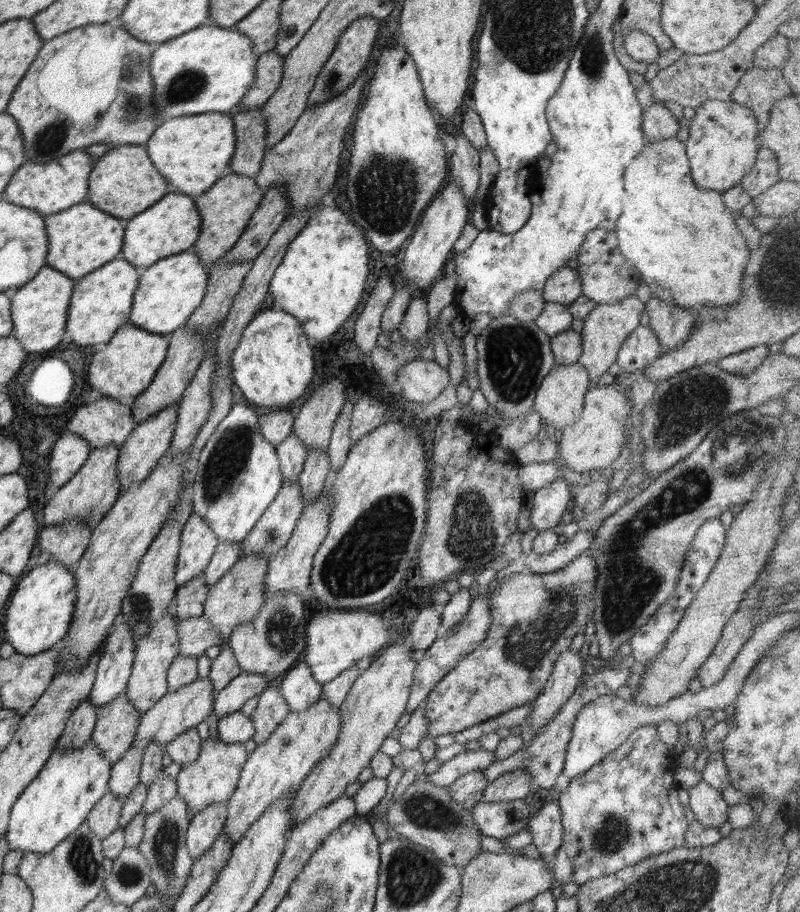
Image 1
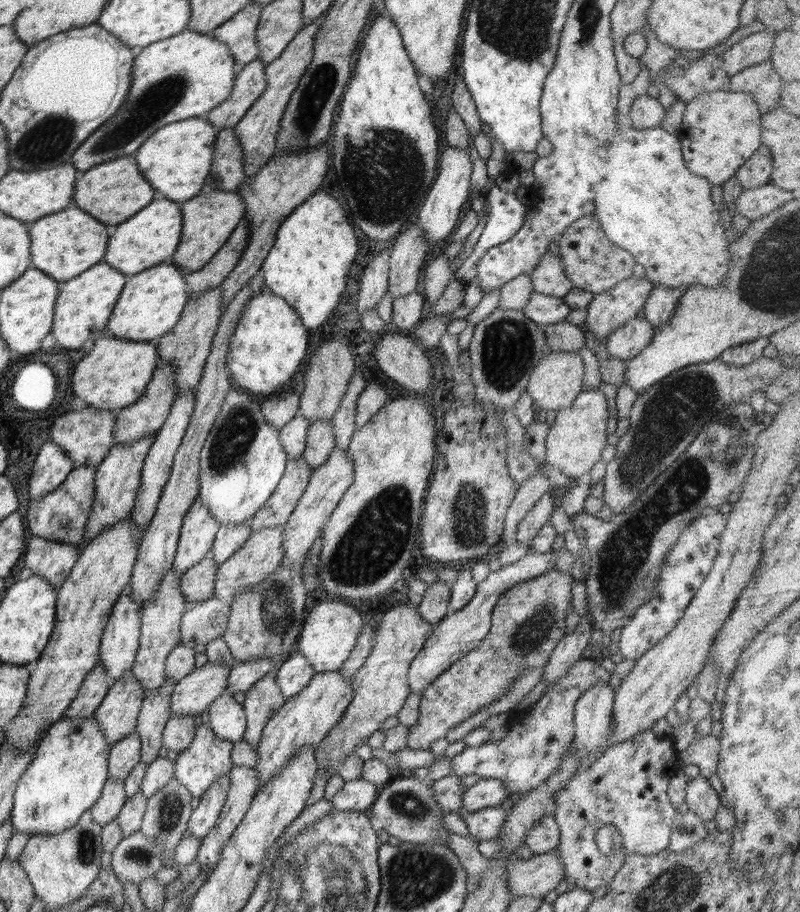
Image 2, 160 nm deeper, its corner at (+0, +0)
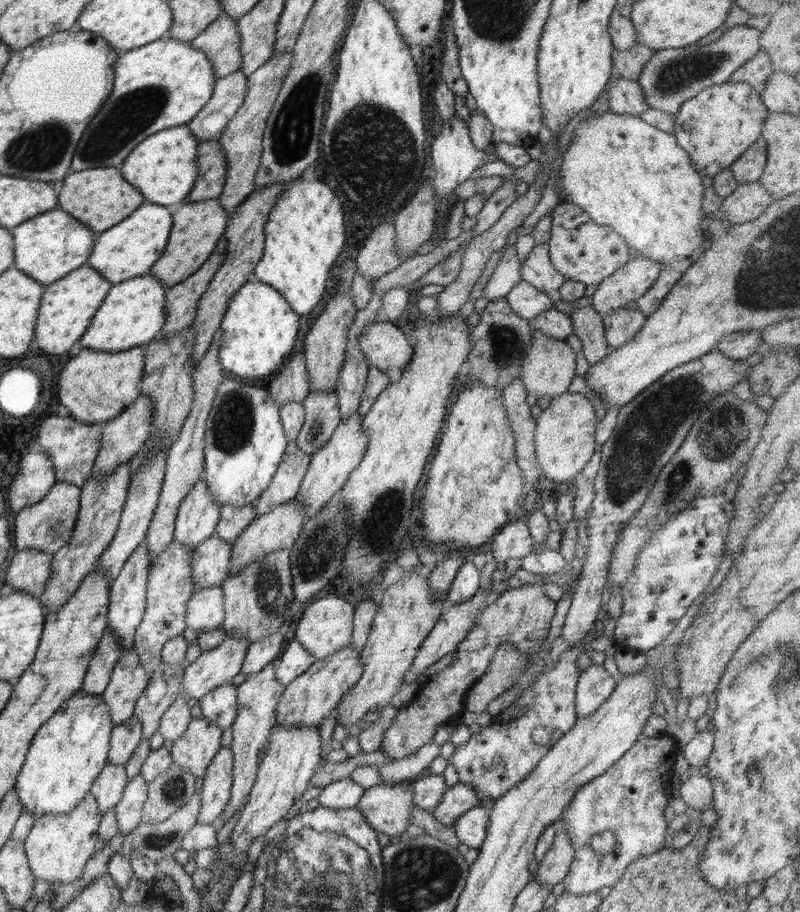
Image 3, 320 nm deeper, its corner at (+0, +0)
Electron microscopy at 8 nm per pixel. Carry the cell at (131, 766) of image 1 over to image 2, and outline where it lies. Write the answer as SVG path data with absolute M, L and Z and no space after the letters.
M136 732L130 733L121 741L110 746L108 772L109 776L124 782L128 773L141 760L141 740Z

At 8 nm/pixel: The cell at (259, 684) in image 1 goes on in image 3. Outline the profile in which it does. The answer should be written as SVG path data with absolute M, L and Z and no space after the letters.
M276 631L270 636L247 645L241 671L246 676L258 674L267 664L275 662L278 653L282 650L282 642L282 634Z

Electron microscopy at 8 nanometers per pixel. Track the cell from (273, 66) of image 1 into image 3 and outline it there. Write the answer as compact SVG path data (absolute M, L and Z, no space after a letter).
M243 70L218 77L210 100L187 122L187 128L198 142L202 140L219 140L227 122L242 106L246 96L248 76Z

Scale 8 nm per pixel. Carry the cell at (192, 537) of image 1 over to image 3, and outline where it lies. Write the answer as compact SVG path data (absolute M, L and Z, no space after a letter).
M204 479L190 489L179 504L175 518L174 542L188 552L215 535L221 506L206 486Z

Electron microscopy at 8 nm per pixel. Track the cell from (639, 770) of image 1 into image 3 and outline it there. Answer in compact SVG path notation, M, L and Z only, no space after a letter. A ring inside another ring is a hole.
M641 733L638 740L622 755L621 759L614 762L606 772L593 778L576 791L559 818L562 827L569 832L575 852L570 870L566 874L566 878L562 879L565 892L581 895L593 891L597 892L604 887L612 887L622 878L629 864L632 864L637 858L648 856L665 846L667 831L665 811L672 795L670 792L670 789L673 789L672 777L676 774L673 765L678 752L679 749L674 737L646 737ZM605 830L614 832L616 844L611 853L600 856L592 848L591 840L596 834Z

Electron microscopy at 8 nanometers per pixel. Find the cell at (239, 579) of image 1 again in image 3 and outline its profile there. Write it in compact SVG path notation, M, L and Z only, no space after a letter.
M295 498L283 505L272 507L266 514L258 515L248 526L245 526L242 534L236 538L231 546L229 575L236 574L258 557L266 556L276 550L290 551L294 548L294 542L301 534L301 527L306 517L305 506Z

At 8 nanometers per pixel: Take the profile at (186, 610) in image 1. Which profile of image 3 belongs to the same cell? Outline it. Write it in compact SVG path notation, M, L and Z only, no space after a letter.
M215 534L192 552L191 579L196 589L221 586L229 575L231 546Z

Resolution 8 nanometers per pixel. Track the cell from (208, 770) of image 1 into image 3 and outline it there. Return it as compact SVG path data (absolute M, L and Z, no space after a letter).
M204 716L191 718L184 734L170 748L173 763L188 770L195 778L204 778L206 767L222 746L222 731Z

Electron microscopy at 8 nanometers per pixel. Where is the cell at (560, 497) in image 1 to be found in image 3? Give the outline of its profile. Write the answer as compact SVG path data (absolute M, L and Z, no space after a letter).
M517 518L506 523L499 532L491 538L489 558L494 558L501 566L508 558L524 558L533 552L534 540L530 535L527 522Z

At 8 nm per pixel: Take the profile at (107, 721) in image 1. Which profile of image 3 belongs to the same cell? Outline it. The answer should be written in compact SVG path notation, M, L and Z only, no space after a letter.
M132 648L121 651L111 677L110 684L101 697L108 705L111 721L114 725L119 725L135 714L135 702L149 685L150 676L138 653Z

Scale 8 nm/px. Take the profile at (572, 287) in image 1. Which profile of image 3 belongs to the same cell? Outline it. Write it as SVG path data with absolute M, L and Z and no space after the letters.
M547 243L537 244L532 248L521 264L520 274L522 280L531 284L536 290L551 295L556 295L567 279L552 266Z

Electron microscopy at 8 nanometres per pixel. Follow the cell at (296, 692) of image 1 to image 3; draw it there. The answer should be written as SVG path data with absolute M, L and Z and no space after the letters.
M294 638L286 646L282 657L276 662L276 679L282 686L288 686L290 682L294 682L298 678L297 676L304 674L315 659L315 656Z

